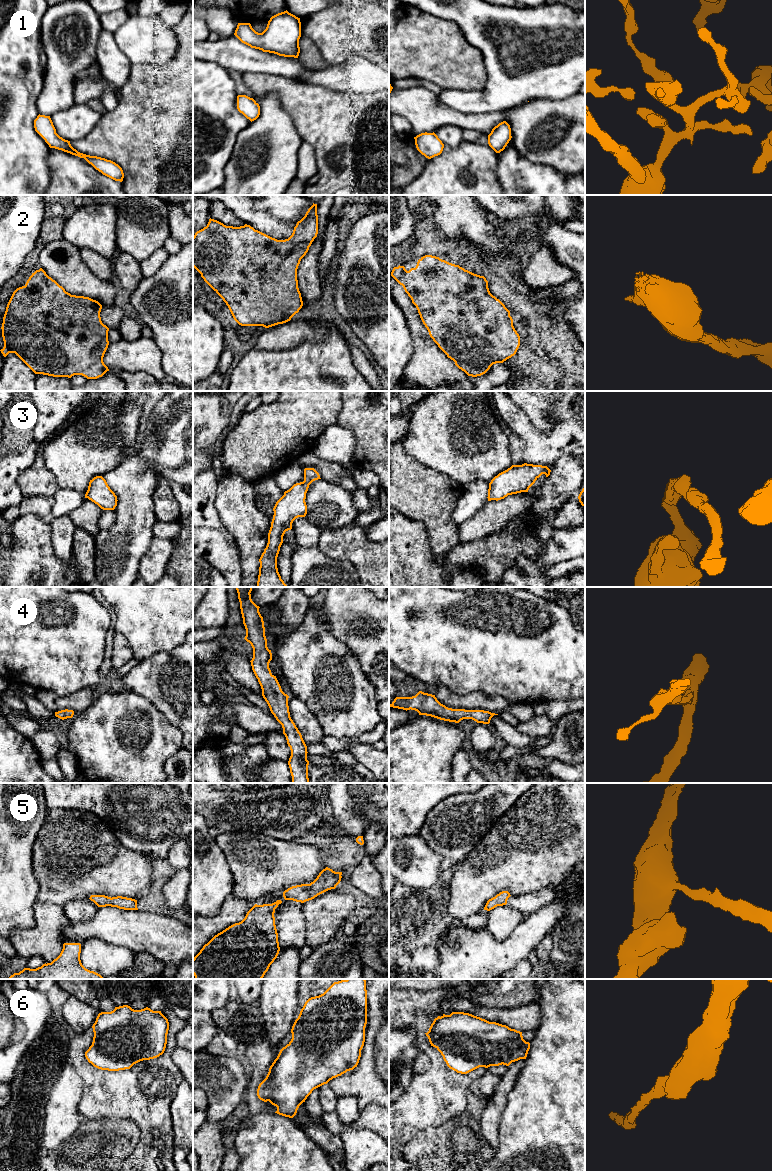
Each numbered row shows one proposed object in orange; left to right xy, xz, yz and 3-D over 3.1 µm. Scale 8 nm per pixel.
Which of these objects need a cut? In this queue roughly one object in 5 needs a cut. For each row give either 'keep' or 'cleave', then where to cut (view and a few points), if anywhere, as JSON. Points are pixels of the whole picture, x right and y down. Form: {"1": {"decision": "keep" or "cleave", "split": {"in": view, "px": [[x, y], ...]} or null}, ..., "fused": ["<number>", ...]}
{"1": {"decision": "keep", "split": null}, "2": {"decision": "keep", "split": null}, "3": {"decision": "keep", "split": null}, "4": {"decision": "keep", "split": null}, "5": {"decision": "keep", "split": null}, "6": {"decision": "keep", "split": null}, "fused": []}

